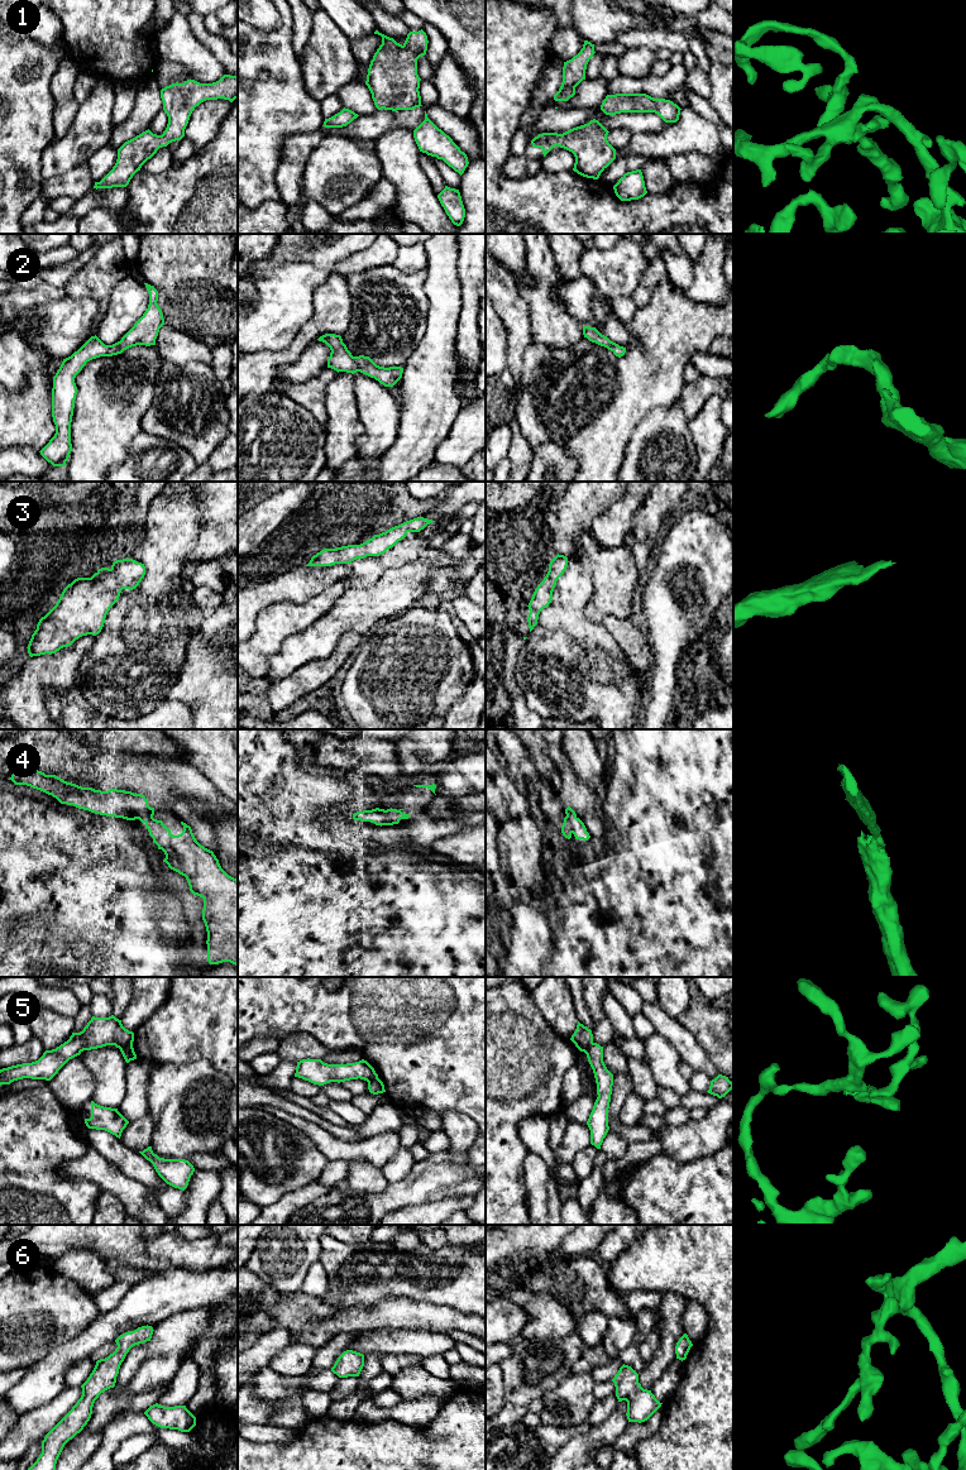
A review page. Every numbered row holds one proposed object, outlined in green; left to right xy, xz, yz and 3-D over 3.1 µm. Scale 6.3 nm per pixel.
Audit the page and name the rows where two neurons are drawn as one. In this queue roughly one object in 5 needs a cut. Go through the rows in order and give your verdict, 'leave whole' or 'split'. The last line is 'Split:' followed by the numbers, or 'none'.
1: leave whole
2: leave whole
3: leave whole
4: leave whole
5: split
6: leave whole
Split: 5

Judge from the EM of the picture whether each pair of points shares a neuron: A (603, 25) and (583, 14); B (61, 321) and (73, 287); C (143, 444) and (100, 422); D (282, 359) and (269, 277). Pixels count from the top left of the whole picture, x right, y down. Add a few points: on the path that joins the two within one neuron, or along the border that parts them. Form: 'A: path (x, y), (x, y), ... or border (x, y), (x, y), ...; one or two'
A: path (598, 20), (592, 14), (588, 14); one
B: border (67, 296), (91, 297), (99, 302); two
C: border (142, 431), (132, 441), (128, 455), (120, 465); two
D: border (301, 328), (283, 349), (252, 352); two

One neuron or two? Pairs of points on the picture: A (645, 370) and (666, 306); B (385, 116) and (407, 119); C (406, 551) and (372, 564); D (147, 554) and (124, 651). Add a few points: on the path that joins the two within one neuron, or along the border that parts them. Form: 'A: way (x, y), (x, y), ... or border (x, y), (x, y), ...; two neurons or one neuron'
A: way (658, 354), (666, 333), (666, 322); one neuron
B: way (390, 119), (402, 119); one neuron
C: way (397, 555), (381, 563); one neuron
D: way (153, 578), (153, 622), (148, 627); one neuron

